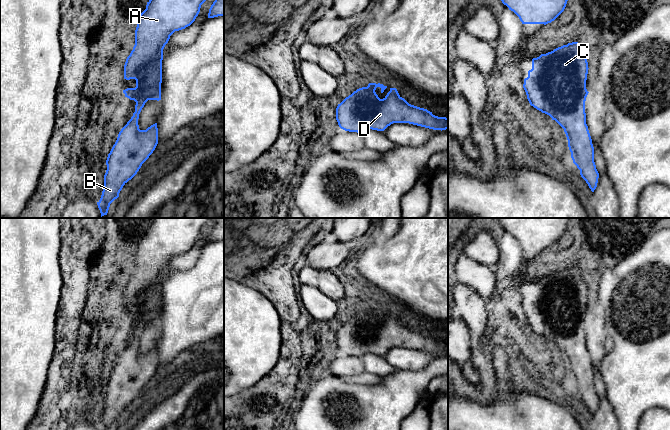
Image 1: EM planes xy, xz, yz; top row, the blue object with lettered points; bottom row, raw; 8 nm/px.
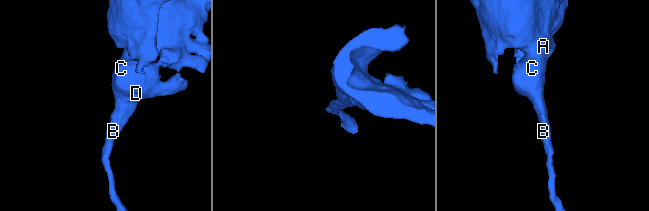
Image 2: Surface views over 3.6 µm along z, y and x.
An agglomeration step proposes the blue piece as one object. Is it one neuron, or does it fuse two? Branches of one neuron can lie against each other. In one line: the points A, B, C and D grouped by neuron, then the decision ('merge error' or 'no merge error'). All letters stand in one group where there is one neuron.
A B C D; no merge error

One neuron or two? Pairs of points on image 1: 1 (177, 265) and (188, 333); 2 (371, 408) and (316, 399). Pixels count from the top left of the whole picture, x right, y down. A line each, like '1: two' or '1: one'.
1: two
2: one

